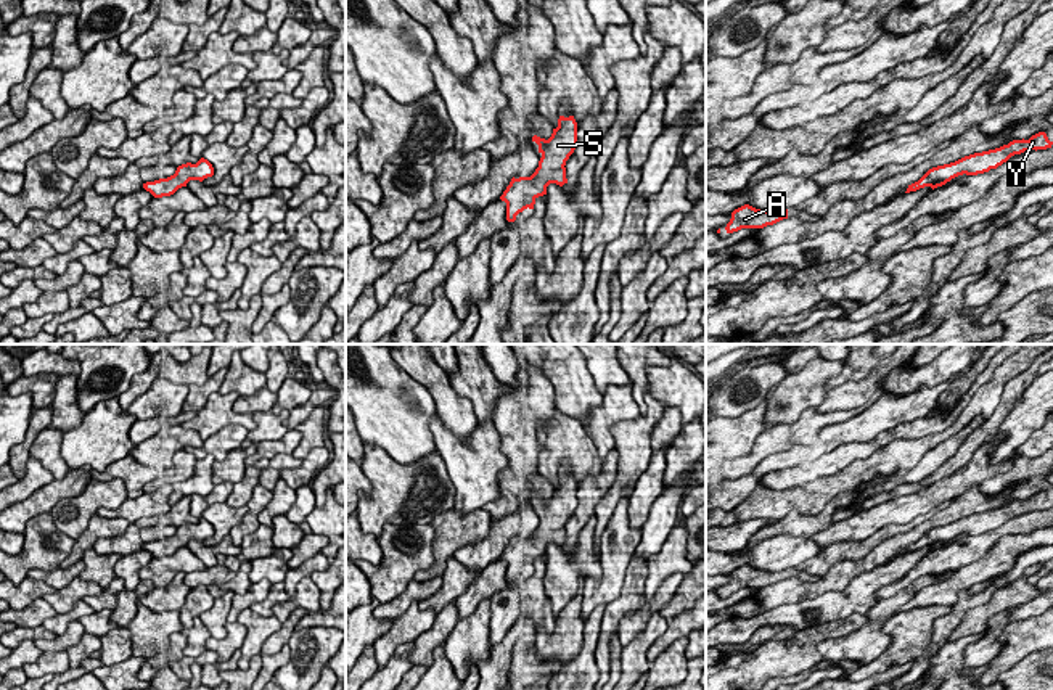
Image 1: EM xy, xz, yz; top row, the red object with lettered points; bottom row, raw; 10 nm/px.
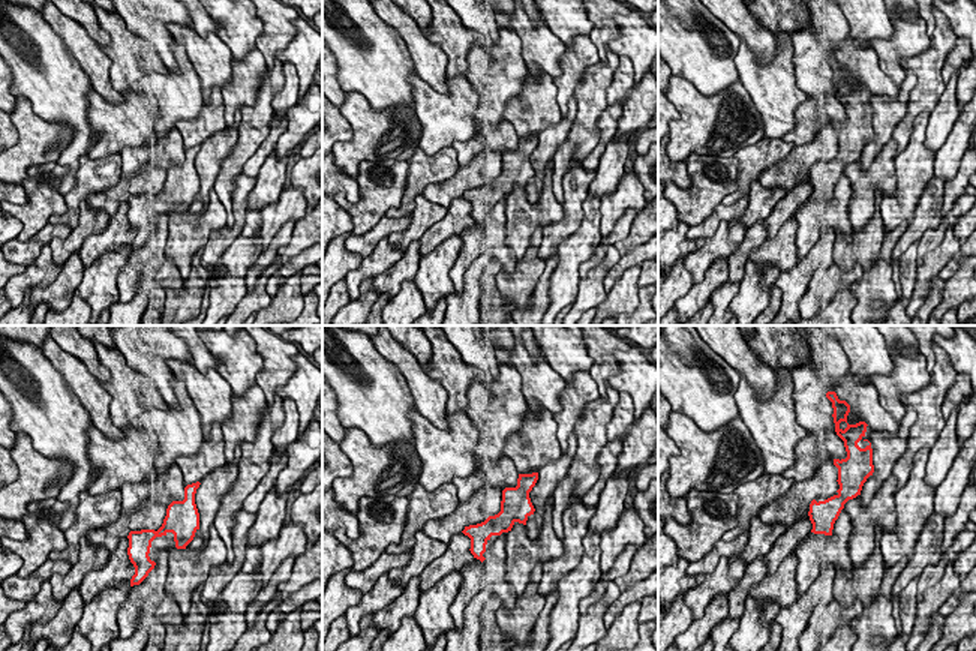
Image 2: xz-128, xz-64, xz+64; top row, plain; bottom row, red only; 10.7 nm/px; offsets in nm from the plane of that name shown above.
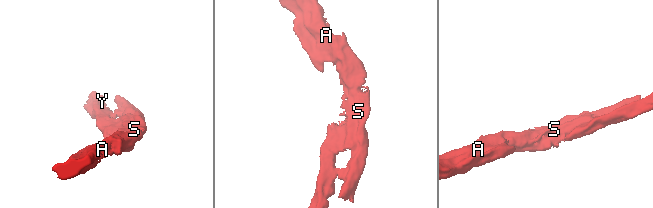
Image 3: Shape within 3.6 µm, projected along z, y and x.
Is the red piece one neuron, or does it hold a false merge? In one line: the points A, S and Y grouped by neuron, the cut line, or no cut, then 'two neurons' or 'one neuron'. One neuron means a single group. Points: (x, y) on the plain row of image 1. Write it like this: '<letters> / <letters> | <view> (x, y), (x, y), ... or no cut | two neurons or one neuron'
A S Y | no cut | one neuron

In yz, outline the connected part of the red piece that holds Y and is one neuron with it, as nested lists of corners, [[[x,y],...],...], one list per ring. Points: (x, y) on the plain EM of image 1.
[[[1039,492],[1032,495],[1029,500],[1024,499],[1013,500],[1008,505],[1003,505],[1000,508],[974,513],[955,523],[932,528],[918,542],[908,545],[905,553],[916,552],[924,547],[931,547],[934,550],[963,534],[966,536],[984,534],[989,532],[990,529],[997,529],[1014,515],[1021,515],[1030,510],[1035,511],[1047,510],[1051,508],[1051,505],[1053,502],[1048,500],[1045,492]]]

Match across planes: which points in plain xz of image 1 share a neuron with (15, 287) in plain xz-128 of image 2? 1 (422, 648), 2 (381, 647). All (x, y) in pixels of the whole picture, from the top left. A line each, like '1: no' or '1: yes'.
1: no
2: yes

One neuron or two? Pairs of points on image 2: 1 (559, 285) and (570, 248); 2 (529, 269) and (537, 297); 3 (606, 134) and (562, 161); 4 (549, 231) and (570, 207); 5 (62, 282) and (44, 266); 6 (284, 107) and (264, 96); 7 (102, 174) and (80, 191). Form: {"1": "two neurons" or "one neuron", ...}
{"1": "one neuron", "2": "two neurons", "3": "two neurons", "4": "one neuron", "5": "two neurons", "6": "two neurons", "7": "one neuron"}

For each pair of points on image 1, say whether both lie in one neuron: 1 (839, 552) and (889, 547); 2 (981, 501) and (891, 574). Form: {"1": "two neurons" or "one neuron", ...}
{"1": "two neurons", "2": "two neurons"}

